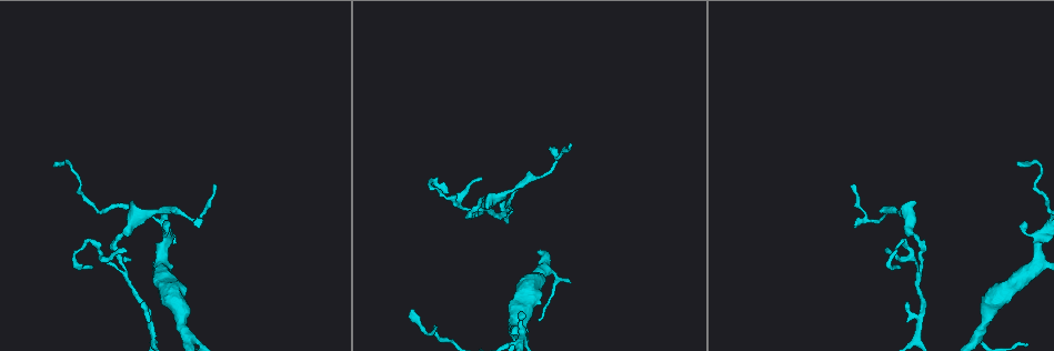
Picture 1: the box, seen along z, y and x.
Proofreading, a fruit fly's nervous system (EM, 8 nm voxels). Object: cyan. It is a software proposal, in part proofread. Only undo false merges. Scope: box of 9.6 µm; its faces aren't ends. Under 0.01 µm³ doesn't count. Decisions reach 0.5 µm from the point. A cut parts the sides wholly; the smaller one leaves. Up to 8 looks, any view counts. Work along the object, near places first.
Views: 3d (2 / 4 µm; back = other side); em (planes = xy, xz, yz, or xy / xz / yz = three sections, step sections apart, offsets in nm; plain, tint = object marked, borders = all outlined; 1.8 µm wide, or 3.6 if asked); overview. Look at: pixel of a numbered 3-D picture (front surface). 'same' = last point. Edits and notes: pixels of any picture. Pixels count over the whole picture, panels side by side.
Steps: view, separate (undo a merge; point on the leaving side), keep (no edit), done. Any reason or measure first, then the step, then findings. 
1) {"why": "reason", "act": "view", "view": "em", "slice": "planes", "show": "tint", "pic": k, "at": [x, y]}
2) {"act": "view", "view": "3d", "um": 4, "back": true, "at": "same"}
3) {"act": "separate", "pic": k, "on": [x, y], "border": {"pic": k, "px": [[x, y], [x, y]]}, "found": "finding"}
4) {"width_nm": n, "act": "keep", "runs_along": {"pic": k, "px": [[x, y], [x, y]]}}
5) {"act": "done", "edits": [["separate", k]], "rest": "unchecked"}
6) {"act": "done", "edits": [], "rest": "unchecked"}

{"why": "sudden change in width", "act": "view", "view": "em", "slice": "xz", "step": 4, "show": "tint", "pic": 1, "at": [1042, 234]}

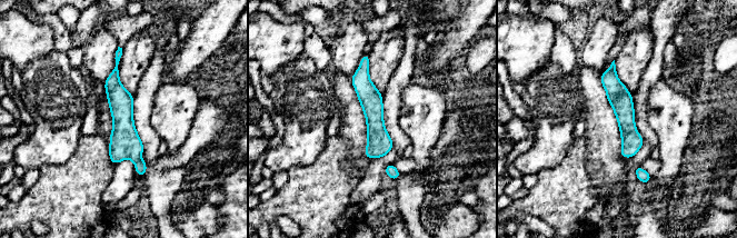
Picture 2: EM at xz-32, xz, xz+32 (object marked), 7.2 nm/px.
{"act": "view", "view": "em", "slice": "planes", "show": "borders", "at": "same"}

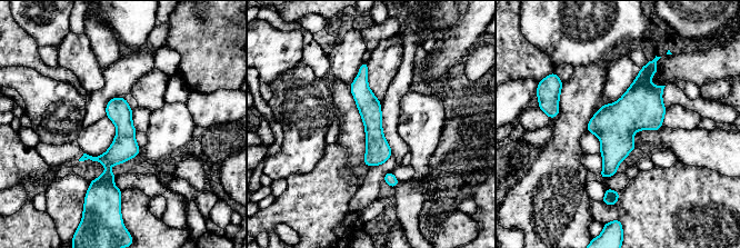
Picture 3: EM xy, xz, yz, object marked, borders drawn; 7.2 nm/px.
{"act": "keep", "runs_along": {"pic": 3, "px": [[652, 67], [604, 174]]}, "found": "continuous, no second neuron"}

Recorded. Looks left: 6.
{"why": "abrupt turn", "act": "view", "view": "em", "slice": "planes", "show": "tint", "pic": 1, "at": [1040, 164]}

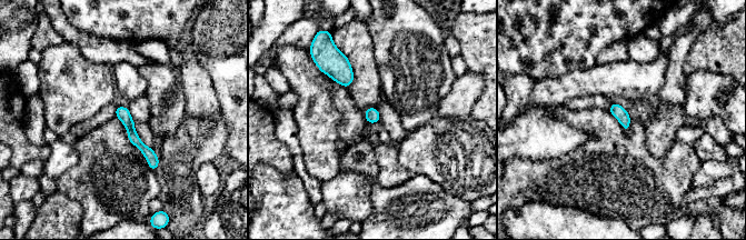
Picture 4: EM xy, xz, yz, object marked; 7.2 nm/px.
{"width_nm": 90, "act": "keep", "found": "all the same neuron"}

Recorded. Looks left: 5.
{"why": "sharp bend", "act": "view", "view": "3d", "um": 4, "back": true, "pic": 1, "at": [876, 223]}

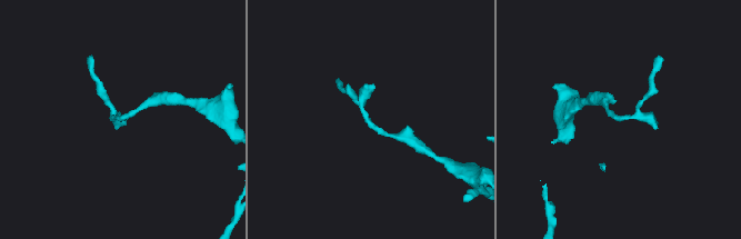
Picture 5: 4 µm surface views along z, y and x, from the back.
{"act": "view", "view": "em", "slice": "planes", "show": "tint", "pic": 5, "at": [365, 118]}

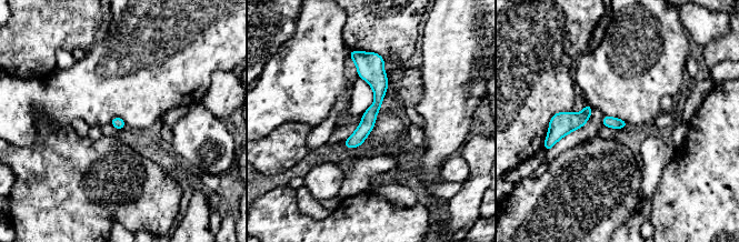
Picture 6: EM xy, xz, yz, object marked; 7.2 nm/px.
{"width_nm": 80, "act": "keep", "runs_along": {"pic": 6, "px": [[366, 57], [378, 101], [349, 145]]}, "found": "continuous, no second neuron"}

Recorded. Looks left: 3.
{"act": "done", "edits": [], "rest": "unchecked"}

